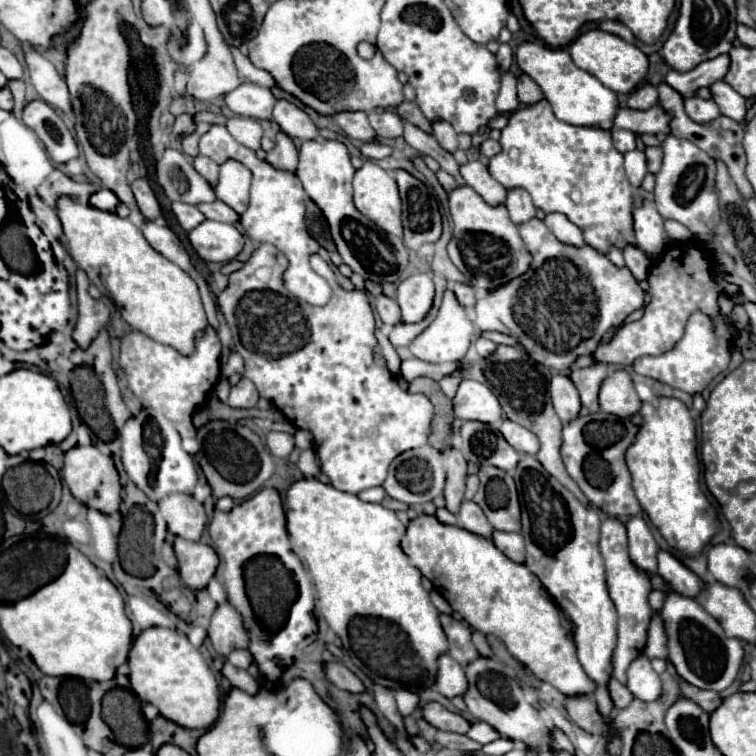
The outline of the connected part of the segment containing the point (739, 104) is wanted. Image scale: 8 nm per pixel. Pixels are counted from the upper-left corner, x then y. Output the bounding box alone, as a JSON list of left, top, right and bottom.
[711,80,747,122]

